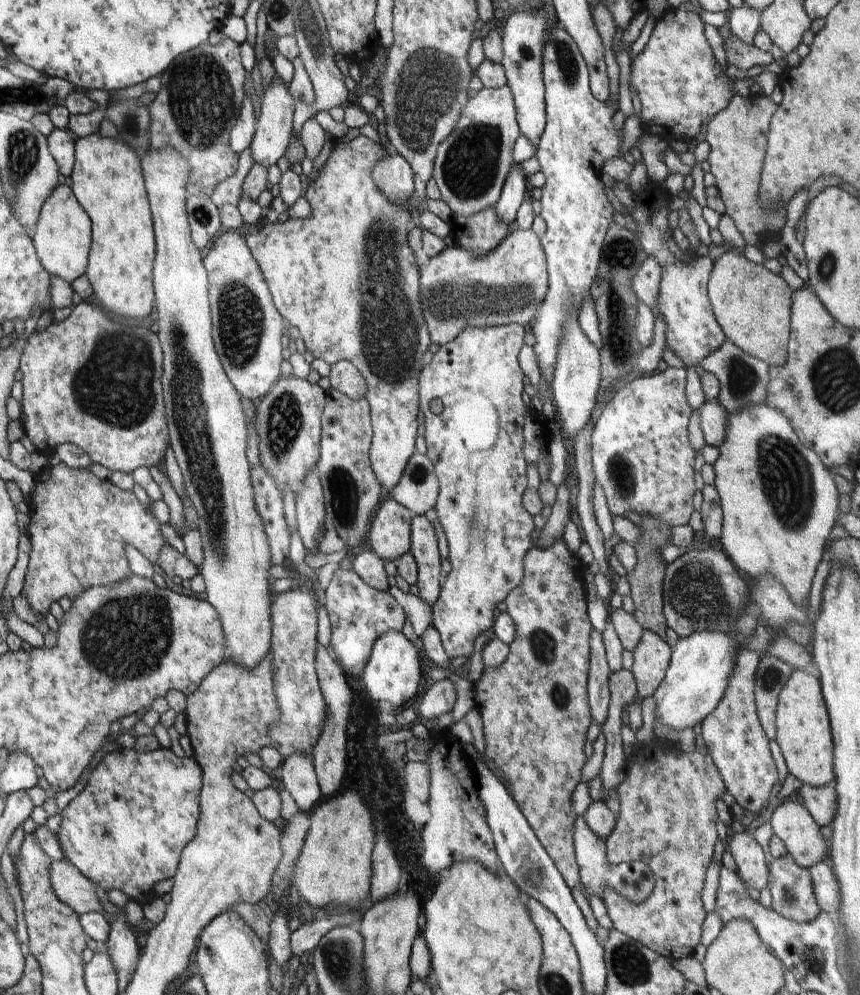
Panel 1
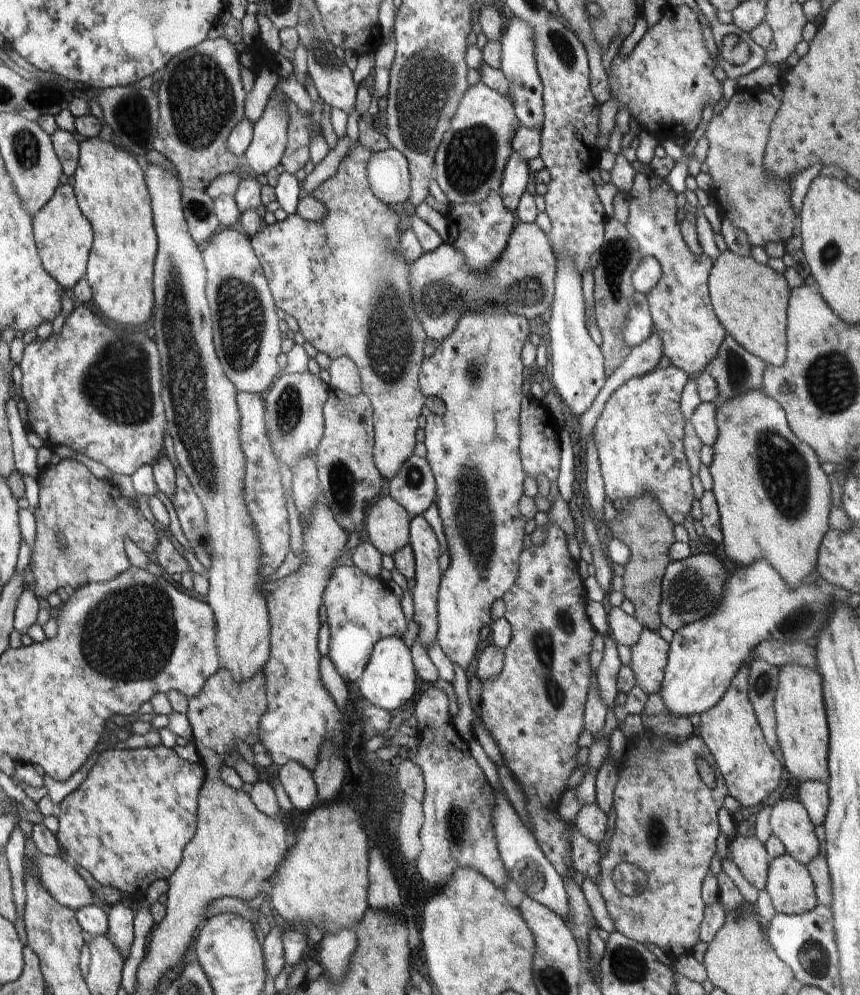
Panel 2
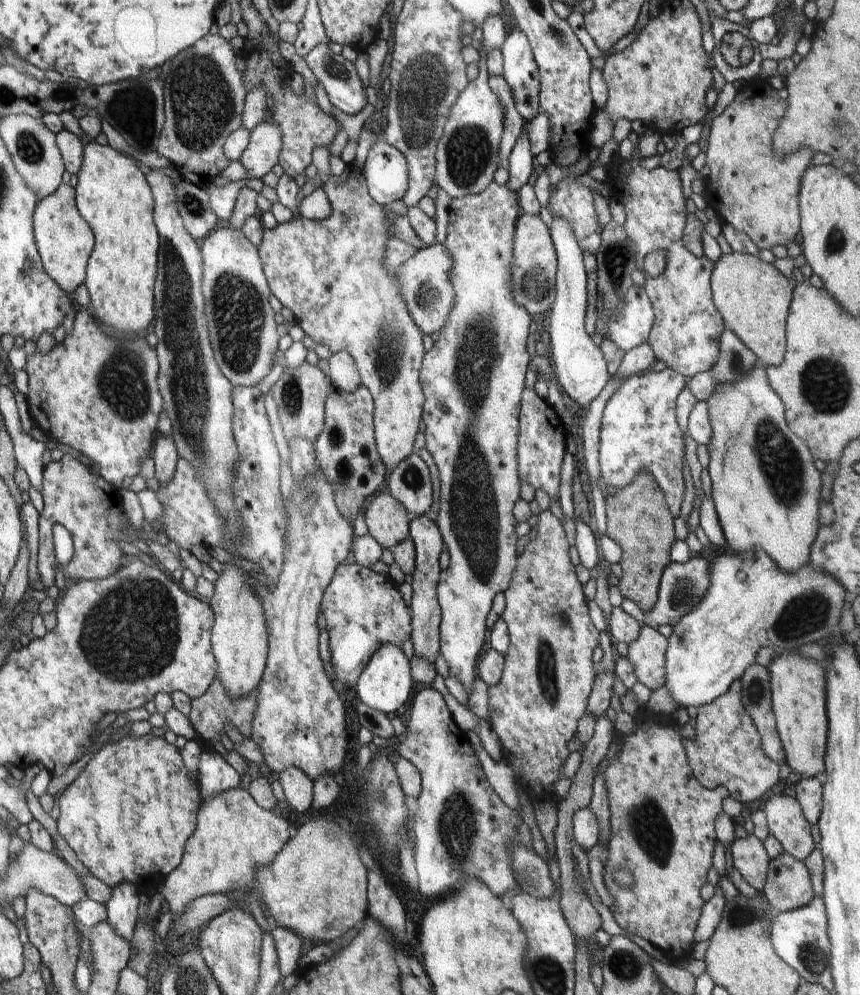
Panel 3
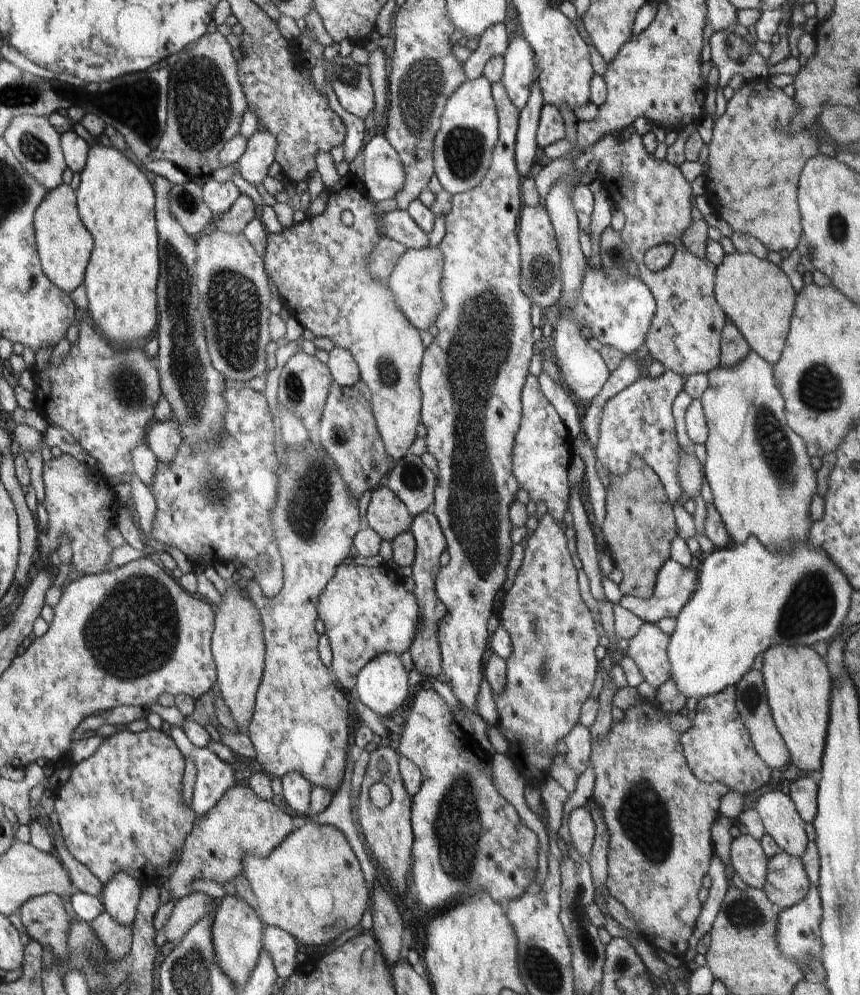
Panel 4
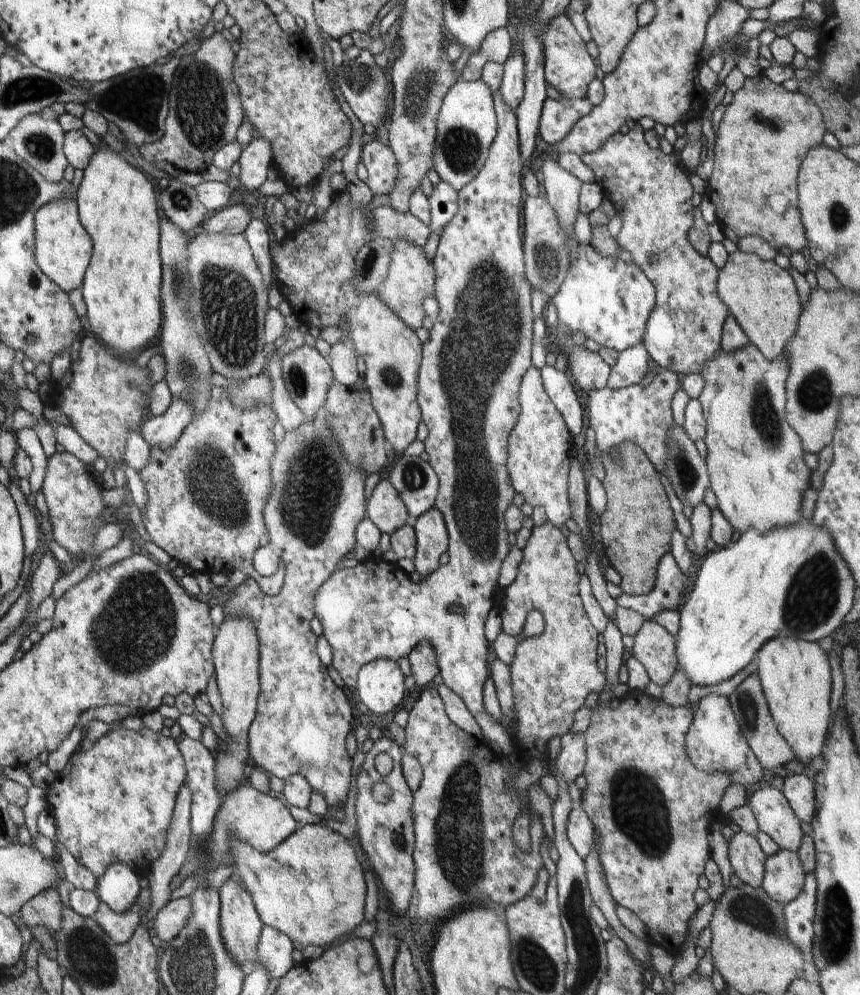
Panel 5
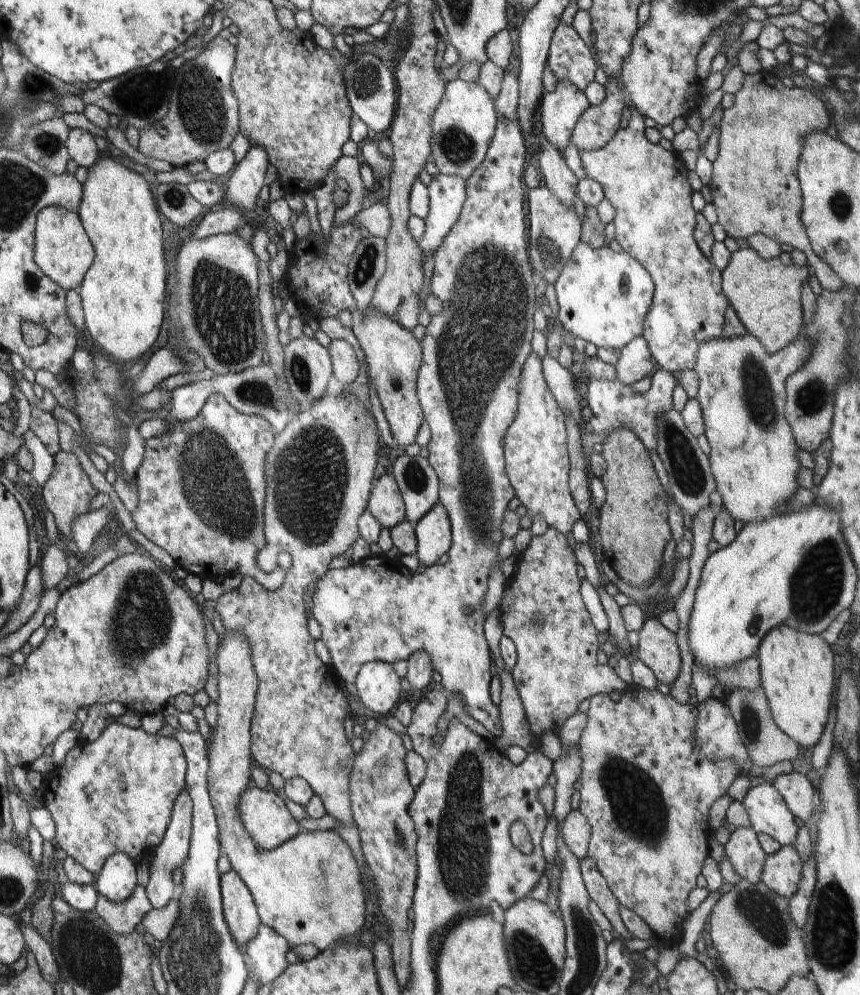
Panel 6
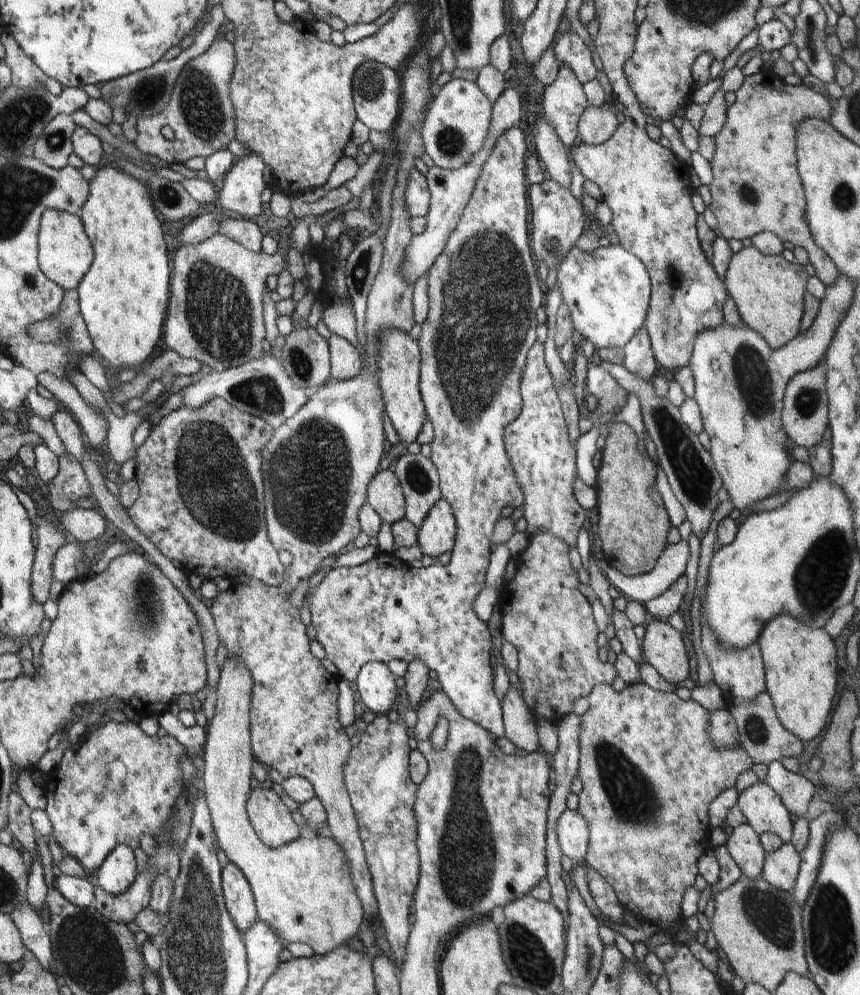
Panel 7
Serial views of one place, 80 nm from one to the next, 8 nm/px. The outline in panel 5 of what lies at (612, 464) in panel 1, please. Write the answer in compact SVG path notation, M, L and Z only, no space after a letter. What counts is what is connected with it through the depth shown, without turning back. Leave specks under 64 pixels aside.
M662 369L658 371L648 386L640 383L628 388L609 389L605 386L597 391L590 391L588 396L588 414L590 427L595 432L597 456L616 453L621 444L631 442L639 446L648 460L659 473L667 470L669 460L667 440L674 419L670 408L674 394L681 388L680 378L675 372Z

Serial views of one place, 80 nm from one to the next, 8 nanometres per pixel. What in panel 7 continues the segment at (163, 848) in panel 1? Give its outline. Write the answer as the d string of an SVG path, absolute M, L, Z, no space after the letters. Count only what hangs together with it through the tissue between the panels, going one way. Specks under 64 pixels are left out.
M110 720L103 721L94 732L86 732L76 743L75 748L66 750L56 769L45 776L45 782L42 788L48 800L45 811L48 813L52 823L53 834L51 838L61 848L64 848L70 856L78 860L86 870L90 870L90 872L98 870L103 865L106 857L113 851L113 848L116 848L118 845L129 846L134 851L136 847L140 847L140 836L142 834L151 834L154 838L160 835L161 831L165 828L165 824L173 812L173 805L183 788L181 762L186 756L185 748L168 734L165 737L158 737L158 735L149 737L135 722L126 721L119 723Z

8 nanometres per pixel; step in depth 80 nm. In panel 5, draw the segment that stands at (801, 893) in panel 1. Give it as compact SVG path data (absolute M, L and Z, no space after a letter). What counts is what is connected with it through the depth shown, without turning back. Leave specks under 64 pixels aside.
M780 849L766 857L761 887L772 900L785 905L803 891L806 875L797 853Z

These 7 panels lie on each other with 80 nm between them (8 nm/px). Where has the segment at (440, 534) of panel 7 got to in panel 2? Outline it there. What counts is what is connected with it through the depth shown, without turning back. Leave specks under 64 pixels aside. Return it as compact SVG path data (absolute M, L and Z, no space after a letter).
M416 515L411 519L409 527L409 544L412 546L412 551L415 557L415 574L414 580L416 584L411 594L414 597L414 620L418 625L418 634L416 640L422 644L422 648L428 648L438 642L438 594L439 585L441 582L442 574L439 568L438 559L440 554L440 544L434 530L426 521L423 515Z

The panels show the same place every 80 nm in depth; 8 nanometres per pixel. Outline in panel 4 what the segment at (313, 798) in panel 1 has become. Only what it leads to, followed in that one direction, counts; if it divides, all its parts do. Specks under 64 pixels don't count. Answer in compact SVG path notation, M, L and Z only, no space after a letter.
M292 771L282 778L284 800L301 816L312 814L311 790L313 785L299 772Z

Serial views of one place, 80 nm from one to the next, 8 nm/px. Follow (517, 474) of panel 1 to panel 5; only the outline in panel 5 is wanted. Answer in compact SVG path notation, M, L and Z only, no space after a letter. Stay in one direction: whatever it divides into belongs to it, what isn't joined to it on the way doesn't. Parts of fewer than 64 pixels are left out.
M500 91L493 94L493 103L495 106L495 113L497 116L497 133L494 137L494 142L490 145L488 158L480 172L467 184L464 185L457 193L457 211L456 214L448 221L448 224L443 228L435 257L433 258L433 267L435 270L435 293L433 296L438 301L440 311L434 316L434 327L429 332L430 338L423 344L423 359L419 368L417 401L421 410L421 420L426 424L429 430L427 439L424 441L425 451L429 454L430 466L434 469L439 480L438 494L433 508L442 513L445 527L449 536L449 561L447 565L438 567L431 575L424 577L420 582L414 583L410 576L402 571L402 569L395 563L387 563L381 557L377 558L369 556L368 560L360 562L354 568L336 569L322 586L318 589L315 596L315 616L320 620L323 626L323 635L328 640L332 657L332 666L336 668L336 672L340 674L340 678L344 681L348 688L356 687L356 678L358 671L362 666L368 664L370 661L376 659L390 659L397 661L399 658L407 657L408 653L417 646L419 642L430 643L435 650L440 676L444 680L450 690L453 690L466 705L470 714L476 719L480 725L481 731L487 738L488 743L496 743L501 753L507 757L515 752L514 740L509 732L490 716L483 703L483 688L486 679L489 677L489 664L492 659L492 651L490 643L484 635L484 621L488 616L488 612L494 607L495 587L498 585L498 576L504 558L508 556L508 531L505 525L506 509L512 504L514 498L514 487L511 483L511 478L508 472L508 447L509 436L512 432L513 426L518 422L518 417L521 411L519 403L519 386L521 385L524 373L533 365L531 361L533 338L533 318L531 307L531 294L533 292L527 278L525 277L525 256L522 242L522 181L523 181L523 165L521 154L519 151L517 116L515 112L504 102Z

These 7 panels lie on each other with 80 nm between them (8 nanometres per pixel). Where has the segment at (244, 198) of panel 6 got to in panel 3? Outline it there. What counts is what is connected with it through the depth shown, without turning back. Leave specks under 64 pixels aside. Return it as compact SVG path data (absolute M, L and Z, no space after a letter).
M269 118L251 132L250 144L240 162L251 178L262 179L278 164L282 134Z

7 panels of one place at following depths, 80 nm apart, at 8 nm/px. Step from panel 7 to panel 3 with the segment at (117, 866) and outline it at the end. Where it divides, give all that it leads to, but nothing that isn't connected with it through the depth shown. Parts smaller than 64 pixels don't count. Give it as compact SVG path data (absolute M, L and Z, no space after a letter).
M122 882L114 886L110 900L104 904L107 922L116 934L124 936L124 940L132 941L132 934L138 923L140 904L140 893L132 882Z

